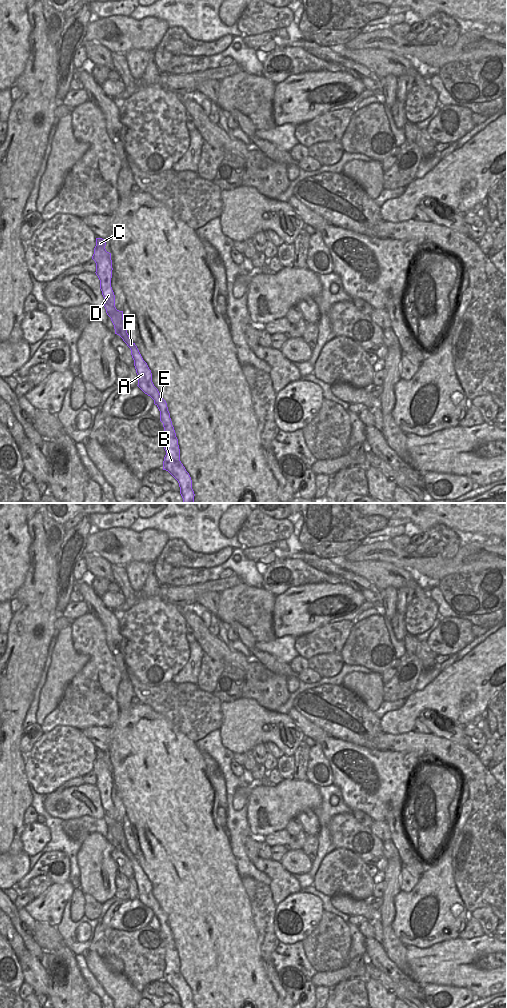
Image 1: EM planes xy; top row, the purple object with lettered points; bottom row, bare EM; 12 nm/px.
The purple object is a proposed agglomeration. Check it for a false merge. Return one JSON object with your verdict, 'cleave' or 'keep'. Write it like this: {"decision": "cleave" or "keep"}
{"decision": "keep"}

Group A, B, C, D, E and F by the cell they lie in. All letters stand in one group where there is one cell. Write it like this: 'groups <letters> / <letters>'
groups A B C D E F

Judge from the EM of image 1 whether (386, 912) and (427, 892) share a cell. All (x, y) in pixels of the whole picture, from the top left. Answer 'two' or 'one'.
two

